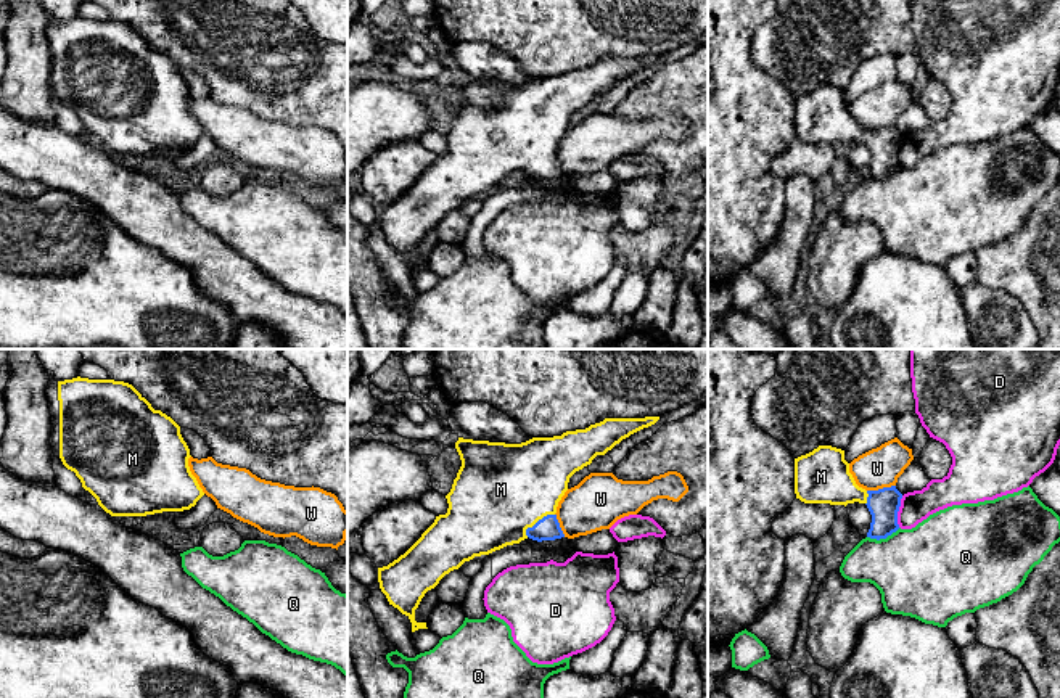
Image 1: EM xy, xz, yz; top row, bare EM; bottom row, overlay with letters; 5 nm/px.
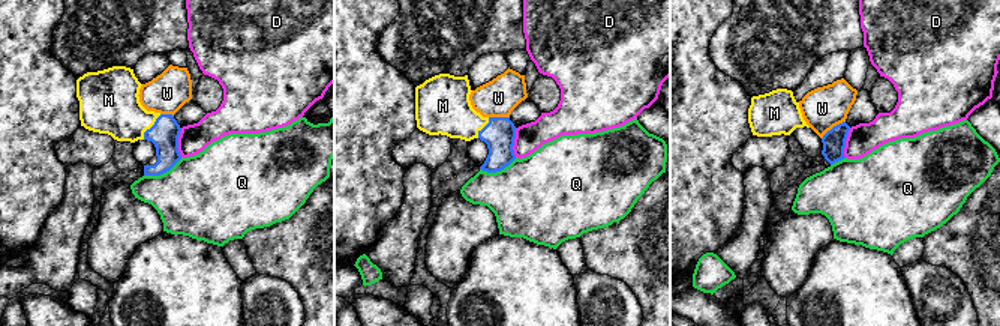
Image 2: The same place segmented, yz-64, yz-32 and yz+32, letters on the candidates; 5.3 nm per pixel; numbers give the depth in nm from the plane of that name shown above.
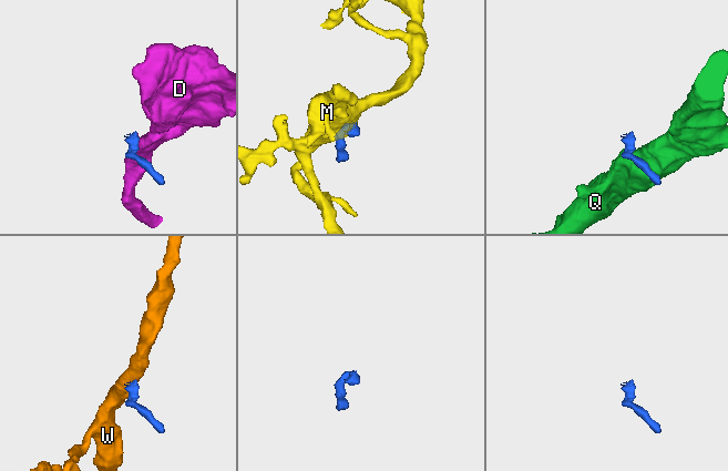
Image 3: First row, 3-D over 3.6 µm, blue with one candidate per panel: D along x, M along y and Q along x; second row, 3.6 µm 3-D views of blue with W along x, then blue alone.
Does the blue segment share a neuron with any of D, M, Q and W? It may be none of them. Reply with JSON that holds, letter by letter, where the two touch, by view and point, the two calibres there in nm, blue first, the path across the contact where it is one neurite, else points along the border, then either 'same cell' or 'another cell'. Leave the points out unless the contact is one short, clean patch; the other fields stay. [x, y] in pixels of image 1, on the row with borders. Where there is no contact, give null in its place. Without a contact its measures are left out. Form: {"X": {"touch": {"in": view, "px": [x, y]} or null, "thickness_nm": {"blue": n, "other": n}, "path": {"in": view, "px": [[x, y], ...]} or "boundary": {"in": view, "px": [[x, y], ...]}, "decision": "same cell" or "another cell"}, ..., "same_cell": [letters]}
{"D": {"touch": {"in": "yz", "px": [898, 510]}, "thickness_nm": {"blue": 160, "other": 150}, "boundary": {"in": "yz", "px": [[903, 496], [898, 526]]}, "decision": "another cell"}, "M": {"touch": {"in": "xz", "px": [539, 520]}, "thickness_nm": {"blue": 120, "other": 460}, "path": {"in": "xz", "px": [[547, 528], [539, 520], [501, 489]]}, "decision": "same cell"}, "Q": {"touch": {"in": "yz", "px": [883, 537]}, "thickness_nm": {"blue": 160, "other": 440}, "decision": "another cell"}, "W": {"touch": {"in": "yz", "px": [880, 489]}, "thickness_nm": {"blue": 160, "other": 200}, "boundary": {"in": "yz", "px": [[895, 484], [867, 491]]}, "decision": "another cell"}, "same_cell": ["M"]}

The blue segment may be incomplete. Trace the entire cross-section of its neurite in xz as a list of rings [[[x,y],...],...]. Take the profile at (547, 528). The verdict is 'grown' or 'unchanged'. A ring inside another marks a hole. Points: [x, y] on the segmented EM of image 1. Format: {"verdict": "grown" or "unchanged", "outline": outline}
{"verdict": "grown", "outline": [[[659,417],[605,418],[585,429],[566,431],[553,437],[532,437],[521,444],[473,441],[458,437],[455,449],[462,466],[446,495],[449,508],[436,516],[421,537],[397,560],[378,568],[378,582],[389,605],[412,622],[412,632],[428,629],[415,621],[425,593],[465,561],[489,555],[524,539],[537,542],[565,537],[557,519],[557,507],[568,491],[569,478],[590,465],[597,455],[605,455],[622,439],[655,425]]]}

